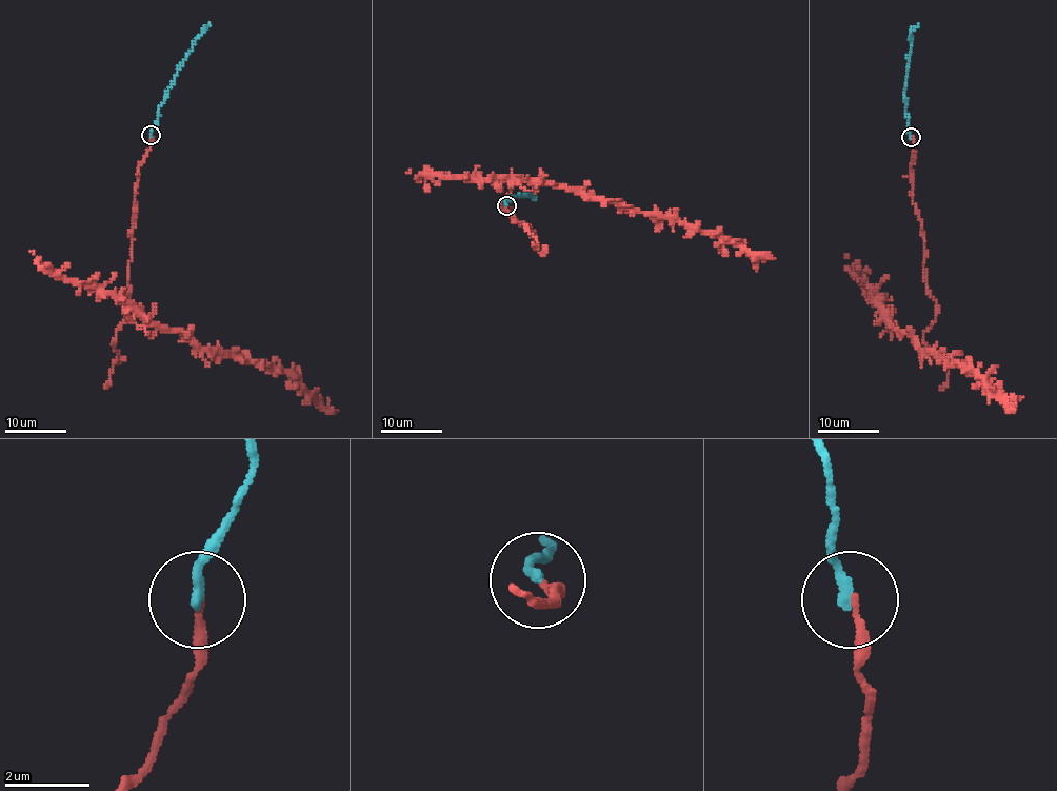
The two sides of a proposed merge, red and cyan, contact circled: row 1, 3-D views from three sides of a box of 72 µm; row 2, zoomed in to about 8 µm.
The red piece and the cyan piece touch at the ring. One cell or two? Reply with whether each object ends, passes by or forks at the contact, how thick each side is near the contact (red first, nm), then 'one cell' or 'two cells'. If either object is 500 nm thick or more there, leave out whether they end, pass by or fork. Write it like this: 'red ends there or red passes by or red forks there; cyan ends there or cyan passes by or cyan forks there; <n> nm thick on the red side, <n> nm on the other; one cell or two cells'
red ends there; cyan ends there; 190 nm thick on the red side, 280 nm on the other; one cell

